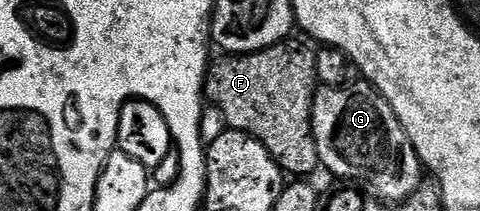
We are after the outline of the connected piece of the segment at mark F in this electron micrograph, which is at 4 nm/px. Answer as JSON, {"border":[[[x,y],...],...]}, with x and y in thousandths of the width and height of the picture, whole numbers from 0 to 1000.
{"border":[[[644,204],[571,209],[540,246],[471,256],[429,327],[425,455],[467,540],[473,611],[540,664],[567,730],[590,820],[646,844],[667,763],[650,616],[654,445],[667,403],[658,351],[658,246]]]}

